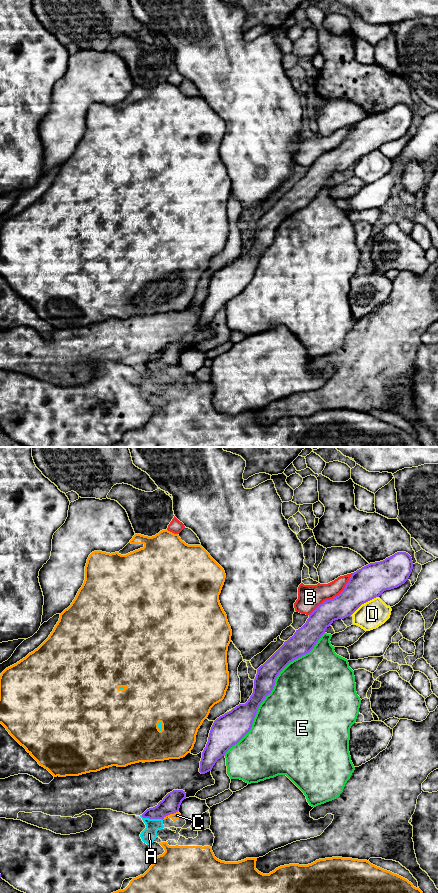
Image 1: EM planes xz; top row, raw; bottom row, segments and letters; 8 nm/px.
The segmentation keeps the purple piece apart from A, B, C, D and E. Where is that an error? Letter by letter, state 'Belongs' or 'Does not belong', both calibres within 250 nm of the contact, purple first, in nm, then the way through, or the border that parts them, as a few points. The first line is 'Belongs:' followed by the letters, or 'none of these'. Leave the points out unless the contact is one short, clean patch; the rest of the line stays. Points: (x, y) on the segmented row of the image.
Belongs: none of these
A: Does not belong. Thickness 150 nm (purple) against 120 nm
B: Does not belong. Thickness 260 nm (purple) against 190 nm
C: Does not belong. Thickness 150 nm (purple) against 60 nm
D: Does not belong. Thickness 260 nm (purple) against 220 nm. Boundary: xz (378, 596), (362, 603), (351, 614)
E: Does not belong. Thickness 170 nm (purple) against 500 nm

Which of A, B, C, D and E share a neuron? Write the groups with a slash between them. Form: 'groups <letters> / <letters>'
groups A C / B / D / E

